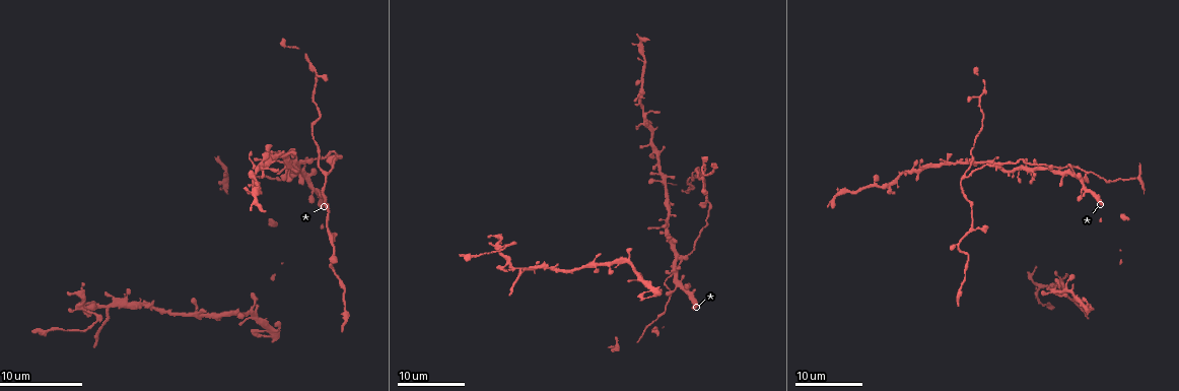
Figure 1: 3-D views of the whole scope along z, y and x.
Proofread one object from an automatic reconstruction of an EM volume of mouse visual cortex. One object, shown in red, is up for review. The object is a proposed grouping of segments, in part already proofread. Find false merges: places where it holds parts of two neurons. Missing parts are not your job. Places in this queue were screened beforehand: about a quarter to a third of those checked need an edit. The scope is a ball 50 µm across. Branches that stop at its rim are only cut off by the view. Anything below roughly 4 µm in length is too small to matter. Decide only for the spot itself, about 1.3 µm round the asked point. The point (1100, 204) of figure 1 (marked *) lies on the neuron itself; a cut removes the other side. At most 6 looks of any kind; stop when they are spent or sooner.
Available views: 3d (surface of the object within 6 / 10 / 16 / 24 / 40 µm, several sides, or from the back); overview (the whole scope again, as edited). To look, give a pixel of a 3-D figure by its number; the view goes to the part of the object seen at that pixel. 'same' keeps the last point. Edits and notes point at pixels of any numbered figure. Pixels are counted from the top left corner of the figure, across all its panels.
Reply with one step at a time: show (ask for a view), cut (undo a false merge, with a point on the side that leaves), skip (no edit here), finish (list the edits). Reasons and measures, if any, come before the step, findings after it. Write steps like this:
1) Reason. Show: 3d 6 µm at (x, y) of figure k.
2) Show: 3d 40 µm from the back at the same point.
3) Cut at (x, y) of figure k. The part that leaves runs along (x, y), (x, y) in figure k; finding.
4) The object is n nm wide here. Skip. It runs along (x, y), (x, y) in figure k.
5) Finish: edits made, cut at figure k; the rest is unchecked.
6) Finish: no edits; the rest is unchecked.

Three arms meet. Show: 3d 24 µm at (325, 173) of figure 1.

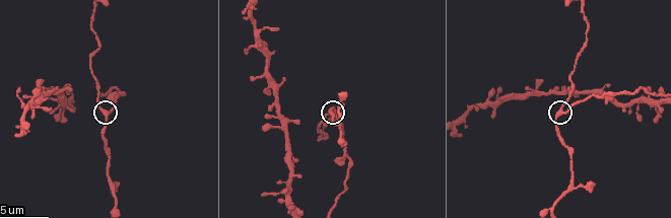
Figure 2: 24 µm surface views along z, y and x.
Closer look. Show: 3d 6 µm at (104, 112) of figure 2.

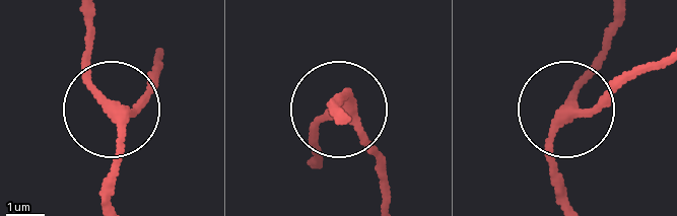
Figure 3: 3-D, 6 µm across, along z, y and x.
Show: 3d 6 µm from the back at (566, 112) of figure 3.

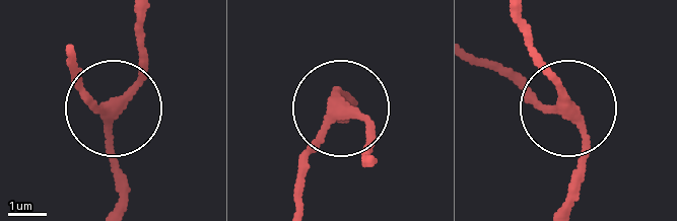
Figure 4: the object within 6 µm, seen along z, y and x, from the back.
Skip. It runs along (70, 55), (73, 81), (102, 109), (134, 81), (137, 35) in figure 4; continuous, no second neuron.

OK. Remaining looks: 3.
Thin arm on a thick one. Show: 3d 6 µm at (600, 98) of figure 2.

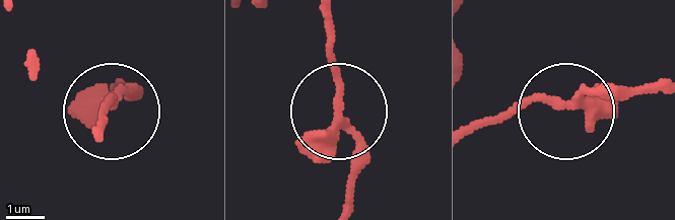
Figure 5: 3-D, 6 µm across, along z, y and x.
3 arms meet here. Skip. Continuous, no second neuron.

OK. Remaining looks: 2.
Finish: no edits; the rest is unchecked.

